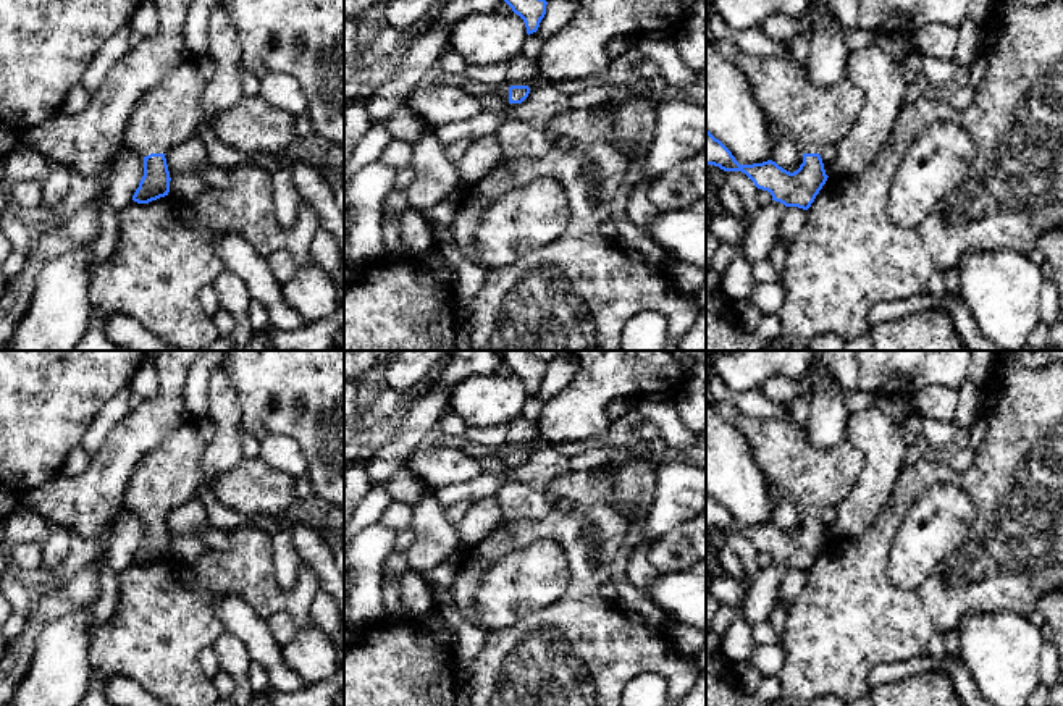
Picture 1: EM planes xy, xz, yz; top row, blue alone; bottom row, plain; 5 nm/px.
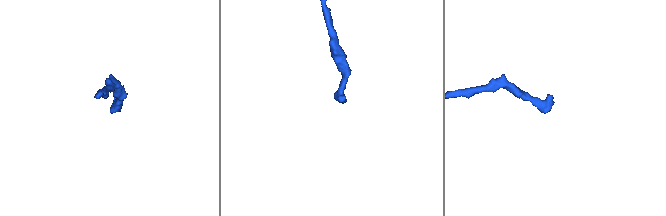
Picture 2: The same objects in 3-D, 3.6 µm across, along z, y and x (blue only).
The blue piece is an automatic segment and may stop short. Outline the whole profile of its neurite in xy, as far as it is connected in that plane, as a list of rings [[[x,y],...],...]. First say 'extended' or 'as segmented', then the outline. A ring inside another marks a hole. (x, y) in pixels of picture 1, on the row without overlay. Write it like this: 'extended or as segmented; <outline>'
extended; [[[195,418],[173,428],[165,439],[147,452],[136,465],[124,491],[124,509],[144,519],[144,538],[136,551],[132,562],[149,565],[170,554],[170,533],[165,515],[195,499],[202,488],[210,490],[215,498],[228,509],[244,515],[265,515],[279,522],[288,519],[288,512],[296,504],[296,478],[270,467],[262,457],[244,459],[236,469],[221,473],[212,481],[200,472],[200,460],[207,444],[195,430]]]

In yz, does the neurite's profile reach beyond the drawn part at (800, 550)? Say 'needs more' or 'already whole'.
needs more

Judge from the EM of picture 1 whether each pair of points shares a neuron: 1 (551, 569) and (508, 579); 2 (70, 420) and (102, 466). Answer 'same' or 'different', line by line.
1: same
2: different

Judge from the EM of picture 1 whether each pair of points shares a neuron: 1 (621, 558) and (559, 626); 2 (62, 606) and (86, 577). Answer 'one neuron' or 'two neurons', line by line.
1: two neurons
2: one neuron

